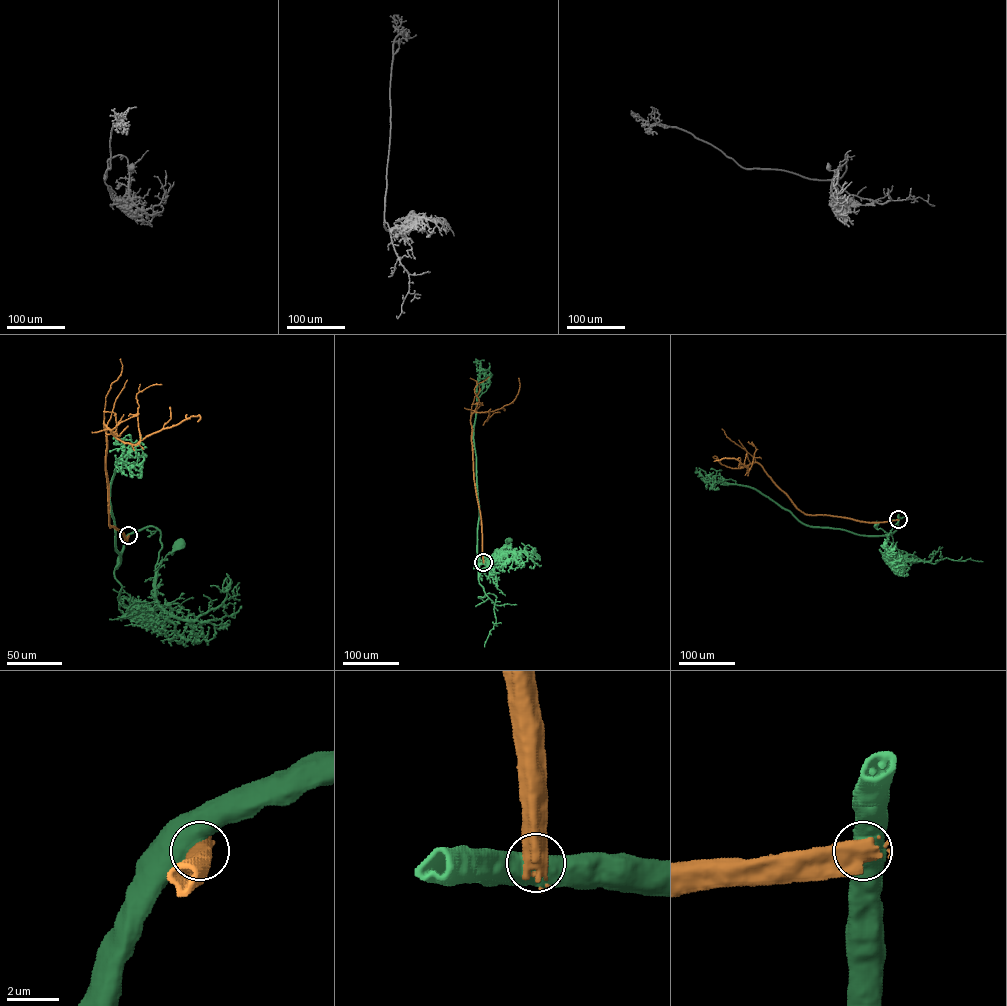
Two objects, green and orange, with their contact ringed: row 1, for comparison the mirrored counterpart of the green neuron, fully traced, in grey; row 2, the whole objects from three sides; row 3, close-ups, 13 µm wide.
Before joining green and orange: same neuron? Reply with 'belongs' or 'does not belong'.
does not belong

